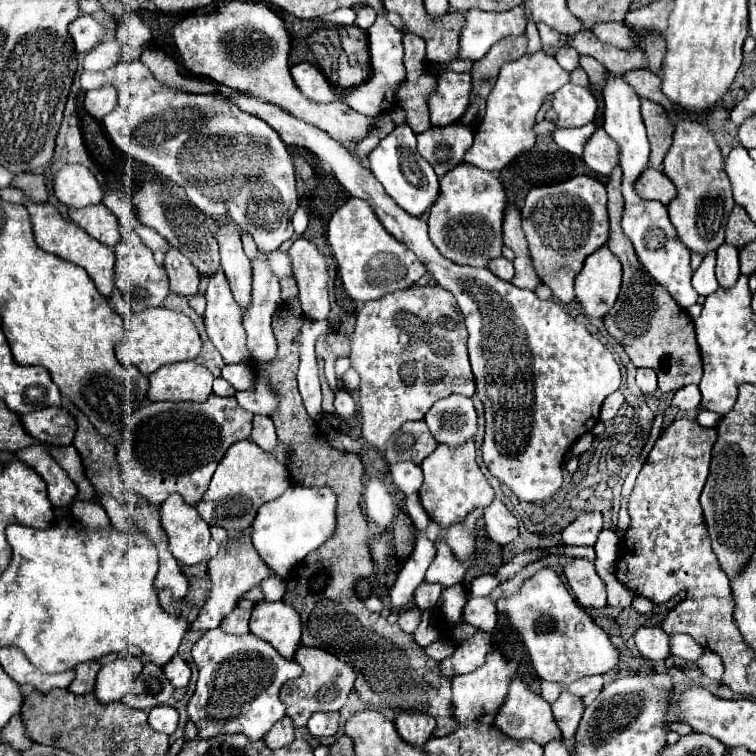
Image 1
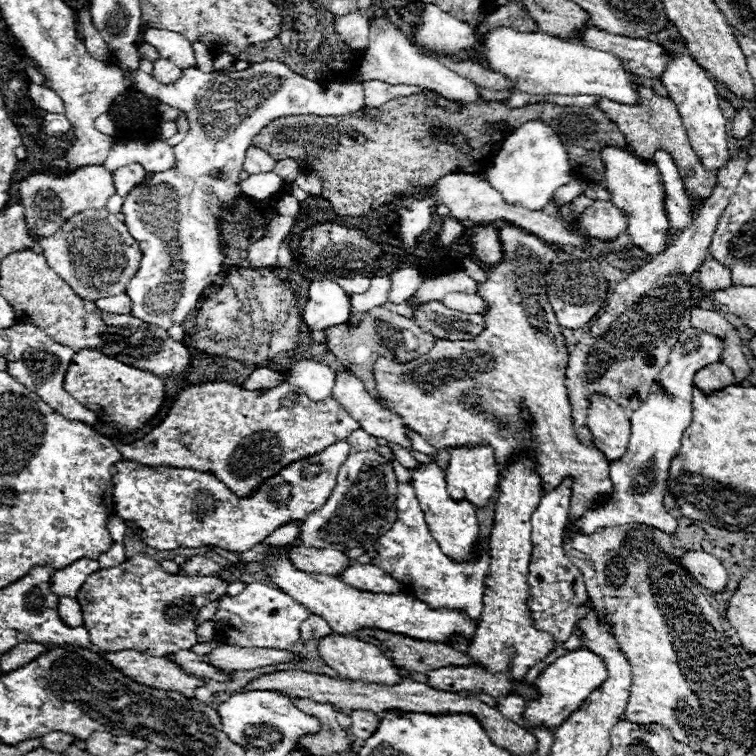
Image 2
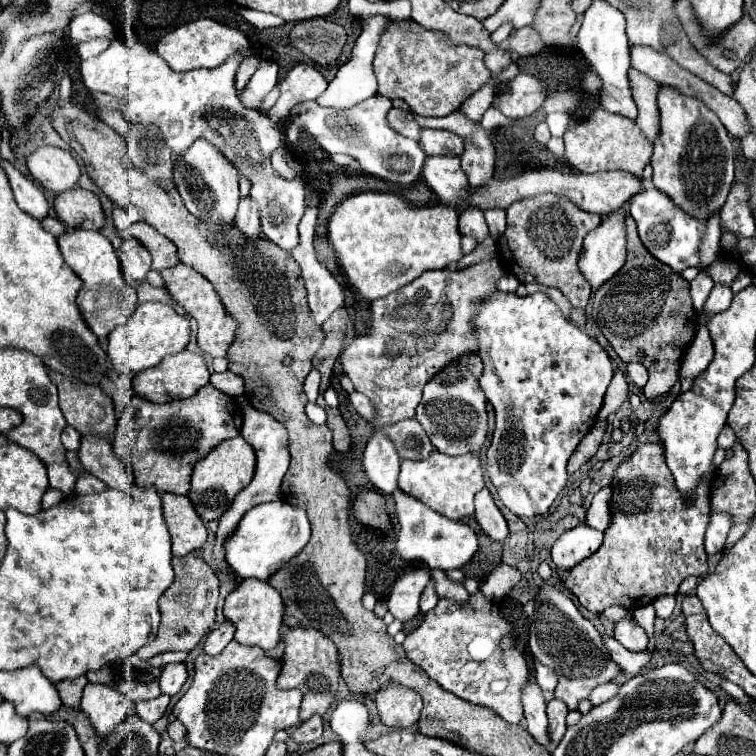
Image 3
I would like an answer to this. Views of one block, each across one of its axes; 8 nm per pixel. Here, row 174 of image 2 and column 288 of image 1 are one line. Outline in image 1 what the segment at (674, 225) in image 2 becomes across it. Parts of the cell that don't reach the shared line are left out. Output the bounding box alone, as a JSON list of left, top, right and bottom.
[188,628,302,740]

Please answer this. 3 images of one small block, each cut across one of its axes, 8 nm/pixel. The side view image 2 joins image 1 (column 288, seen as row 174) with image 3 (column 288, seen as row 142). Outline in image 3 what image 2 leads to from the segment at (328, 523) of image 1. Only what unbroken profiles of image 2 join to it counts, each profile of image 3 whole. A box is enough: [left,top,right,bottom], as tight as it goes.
[226,502,310,580]

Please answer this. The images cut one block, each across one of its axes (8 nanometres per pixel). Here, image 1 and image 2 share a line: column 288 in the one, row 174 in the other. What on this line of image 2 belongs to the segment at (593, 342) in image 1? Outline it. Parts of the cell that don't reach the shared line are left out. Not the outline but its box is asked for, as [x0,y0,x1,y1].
[114,164,146,196]

